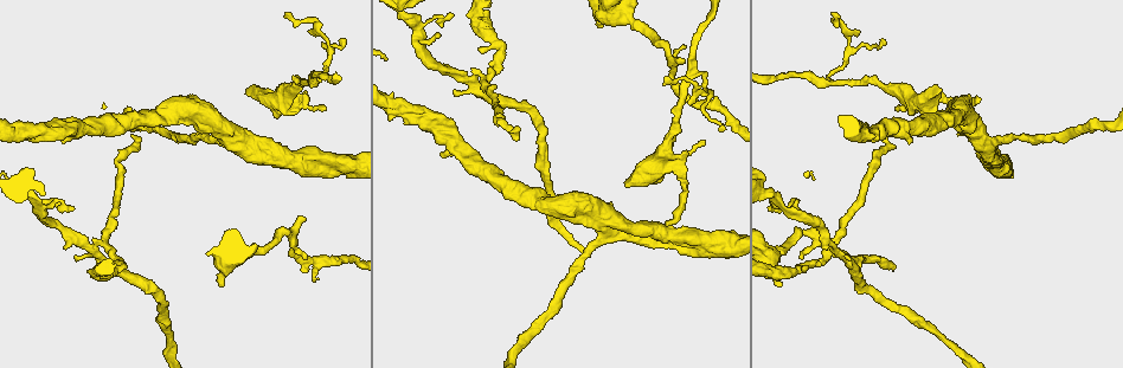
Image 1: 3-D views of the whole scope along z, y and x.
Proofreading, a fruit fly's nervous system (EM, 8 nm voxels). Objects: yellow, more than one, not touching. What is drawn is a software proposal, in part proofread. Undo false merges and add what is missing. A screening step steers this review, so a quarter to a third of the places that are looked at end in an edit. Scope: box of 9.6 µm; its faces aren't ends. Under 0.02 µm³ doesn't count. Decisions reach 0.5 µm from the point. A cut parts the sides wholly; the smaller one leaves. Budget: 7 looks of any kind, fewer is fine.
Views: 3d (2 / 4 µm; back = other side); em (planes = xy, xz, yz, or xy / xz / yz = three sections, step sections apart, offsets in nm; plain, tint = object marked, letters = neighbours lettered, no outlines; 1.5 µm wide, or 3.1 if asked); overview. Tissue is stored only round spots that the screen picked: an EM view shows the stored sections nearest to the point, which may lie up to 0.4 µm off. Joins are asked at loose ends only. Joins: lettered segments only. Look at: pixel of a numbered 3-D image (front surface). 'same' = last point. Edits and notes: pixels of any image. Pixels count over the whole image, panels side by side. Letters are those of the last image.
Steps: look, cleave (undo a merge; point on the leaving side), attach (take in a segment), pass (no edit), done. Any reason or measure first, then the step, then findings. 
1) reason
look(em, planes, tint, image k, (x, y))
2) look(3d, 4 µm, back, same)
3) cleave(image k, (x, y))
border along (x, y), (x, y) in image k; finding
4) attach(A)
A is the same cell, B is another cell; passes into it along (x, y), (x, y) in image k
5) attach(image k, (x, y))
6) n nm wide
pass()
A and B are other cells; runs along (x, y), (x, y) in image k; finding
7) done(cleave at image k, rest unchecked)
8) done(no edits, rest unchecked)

four or more arms meet
look(3d, 4 µm, image 1, (468, 80))

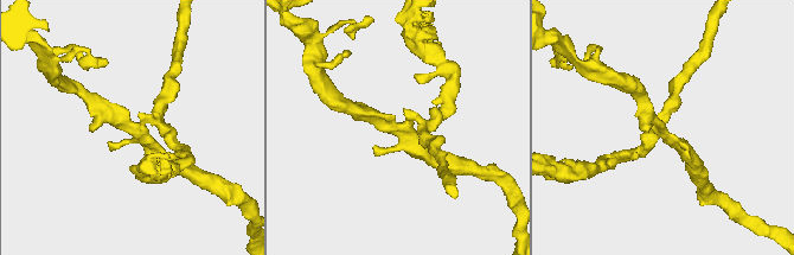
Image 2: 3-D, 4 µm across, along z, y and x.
now the EM
look(em, xy, step 8, letters, image 2, (397, 127))

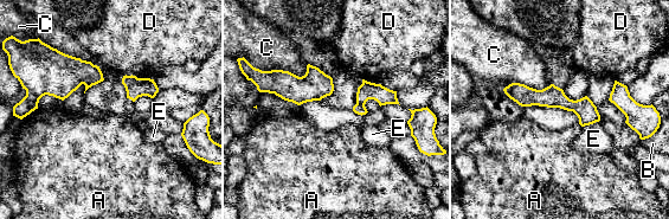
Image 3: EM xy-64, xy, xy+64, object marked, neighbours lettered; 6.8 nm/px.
cleave(image 3, (367, 90))
A, B, C, D and E are other cells; border along (356, 102), (364, 105) in image 3; a second neuron is stuck on

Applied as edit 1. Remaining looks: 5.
abrupt turn
look(em, xz, step 4, letters, image 1, (285, 232))

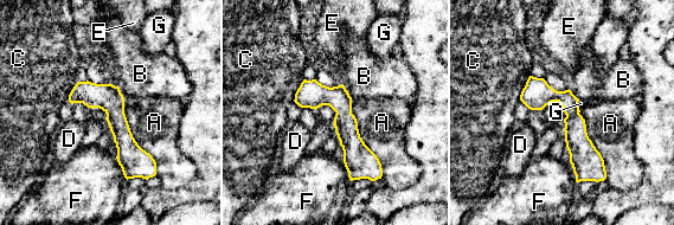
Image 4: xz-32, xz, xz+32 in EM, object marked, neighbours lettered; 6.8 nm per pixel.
160 nm wide
pass()
A, B, C, D, E, F and G are other cells; border along (342, 83), (352, 98) in image 4; one neuron here

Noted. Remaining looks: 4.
side arm on a straight run
look(em, xz, step 4, letters, image 1, (315, 82))

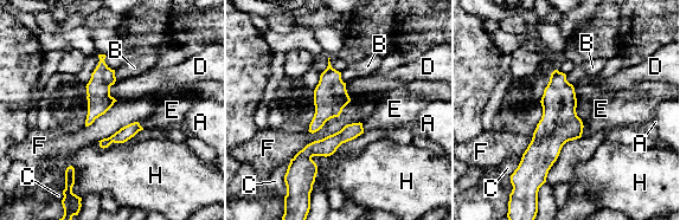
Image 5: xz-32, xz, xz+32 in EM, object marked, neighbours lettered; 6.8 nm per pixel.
look(em, planes, letters, same)

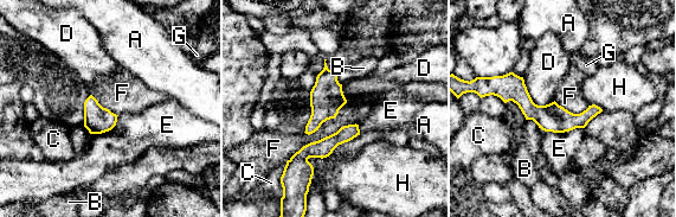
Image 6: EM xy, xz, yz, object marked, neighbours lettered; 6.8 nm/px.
pass()
A, B, C, D, E, F, G and H are other cells; border along (355, 122), (303, 145), (285, 161) in image 6; one neuron here

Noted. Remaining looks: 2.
done(cleave at image 3, rest unchecked)

